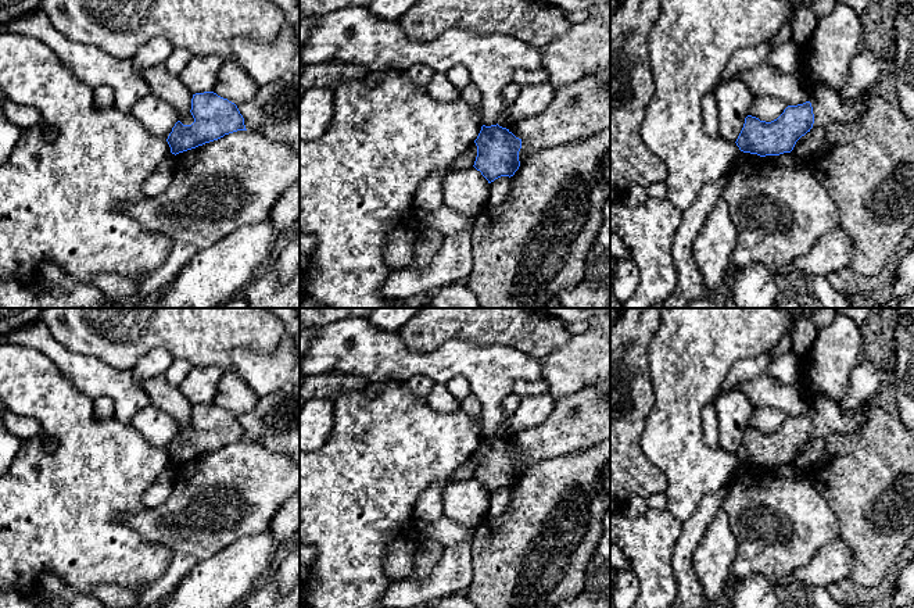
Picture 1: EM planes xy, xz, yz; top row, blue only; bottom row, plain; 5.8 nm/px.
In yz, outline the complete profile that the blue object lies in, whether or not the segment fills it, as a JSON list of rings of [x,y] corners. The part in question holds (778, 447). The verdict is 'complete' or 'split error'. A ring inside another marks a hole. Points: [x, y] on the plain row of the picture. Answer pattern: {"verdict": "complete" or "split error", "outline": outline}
{"verdict": "complete", "outline": [[[810,412],[788,416],[771,433],[748,426],[735,454],[743,464],[757,465],[760,468],[779,466],[791,464],[796,453],[810,443],[813,434],[814,425]]]}

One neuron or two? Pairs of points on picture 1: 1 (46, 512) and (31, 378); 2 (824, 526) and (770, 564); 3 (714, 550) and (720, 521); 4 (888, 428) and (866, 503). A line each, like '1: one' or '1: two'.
1: one
2: one
3: one
4: one

